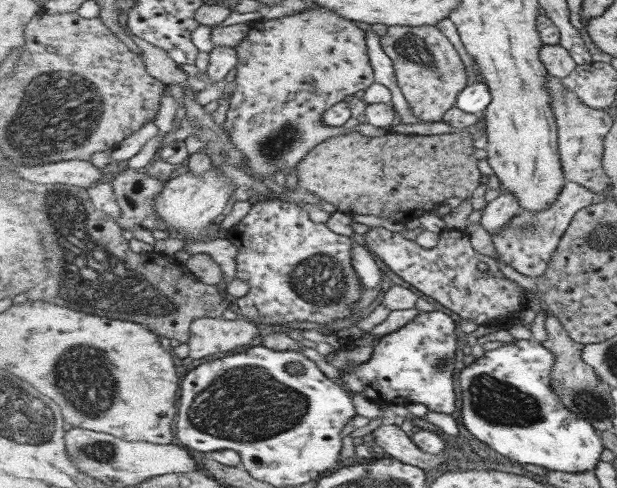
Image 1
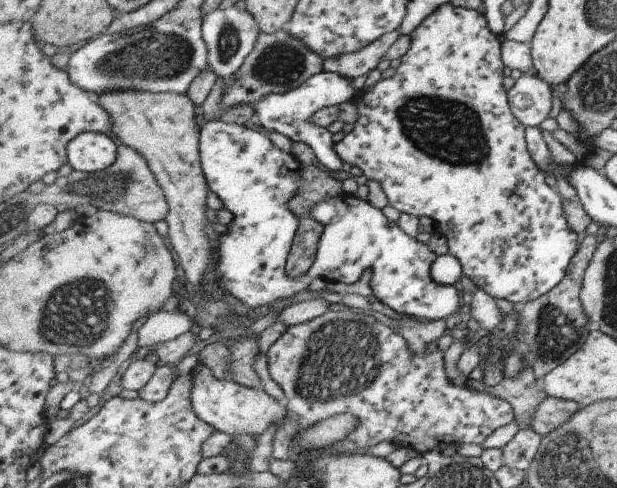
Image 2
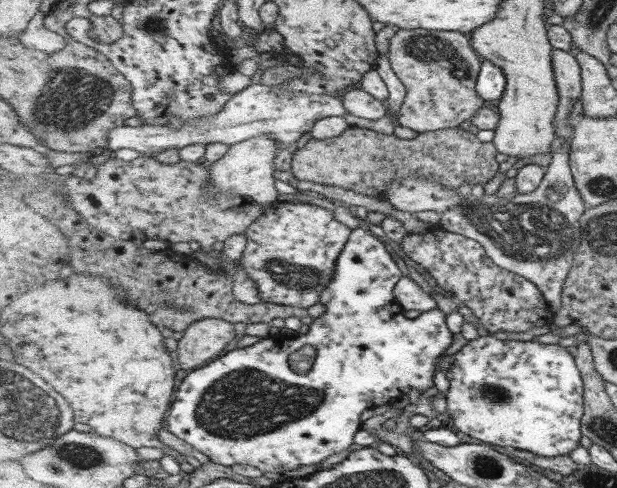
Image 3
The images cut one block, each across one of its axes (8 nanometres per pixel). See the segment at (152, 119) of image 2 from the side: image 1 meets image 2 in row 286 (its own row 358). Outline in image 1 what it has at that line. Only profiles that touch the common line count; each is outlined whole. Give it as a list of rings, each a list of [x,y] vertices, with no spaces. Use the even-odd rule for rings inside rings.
[[[204,317],[191,326],[187,343],[189,358],[199,360],[215,352],[231,352],[241,346],[254,346],[262,336],[261,326],[247,320],[223,320],[221,317]]]

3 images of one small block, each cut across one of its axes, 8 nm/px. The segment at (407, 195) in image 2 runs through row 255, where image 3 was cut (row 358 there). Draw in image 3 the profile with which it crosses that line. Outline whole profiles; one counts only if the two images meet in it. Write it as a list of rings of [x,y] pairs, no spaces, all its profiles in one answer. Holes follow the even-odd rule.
[[[493,335],[478,336],[469,341],[462,349],[453,355],[453,367],[449,369],[448,379],[450,387],[445,394],[447,402],[447,412],[452,418],[457,429],[465,434],[479,439],[487,445],[497,447],[513,447],[518,450],[535,452],[545,458],[554,458],[555,456],[569,456],[573,450],[580,445],[582,433],[582,418],[585,414],[585,384],[575,356],[567,350],[565,346],[559,344],[542,344],[537,341],[517,341],[517,340],[499,340]]]

